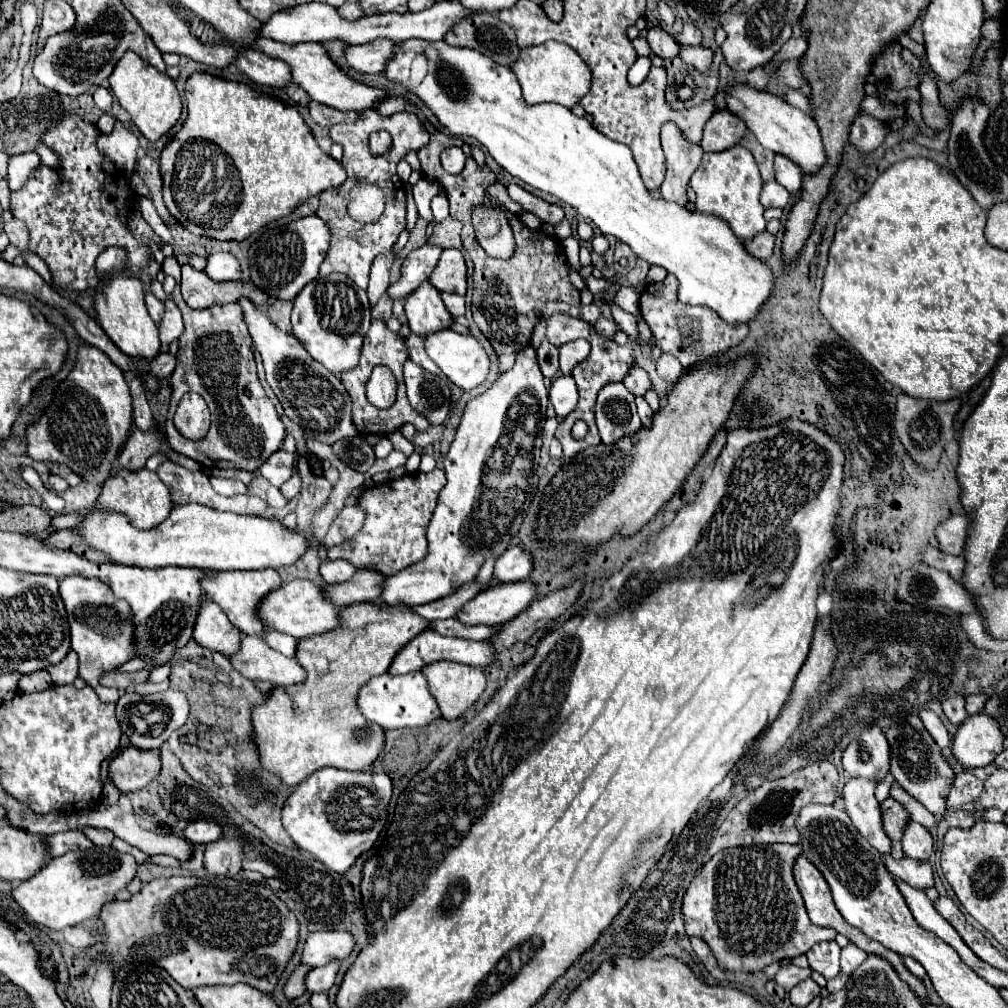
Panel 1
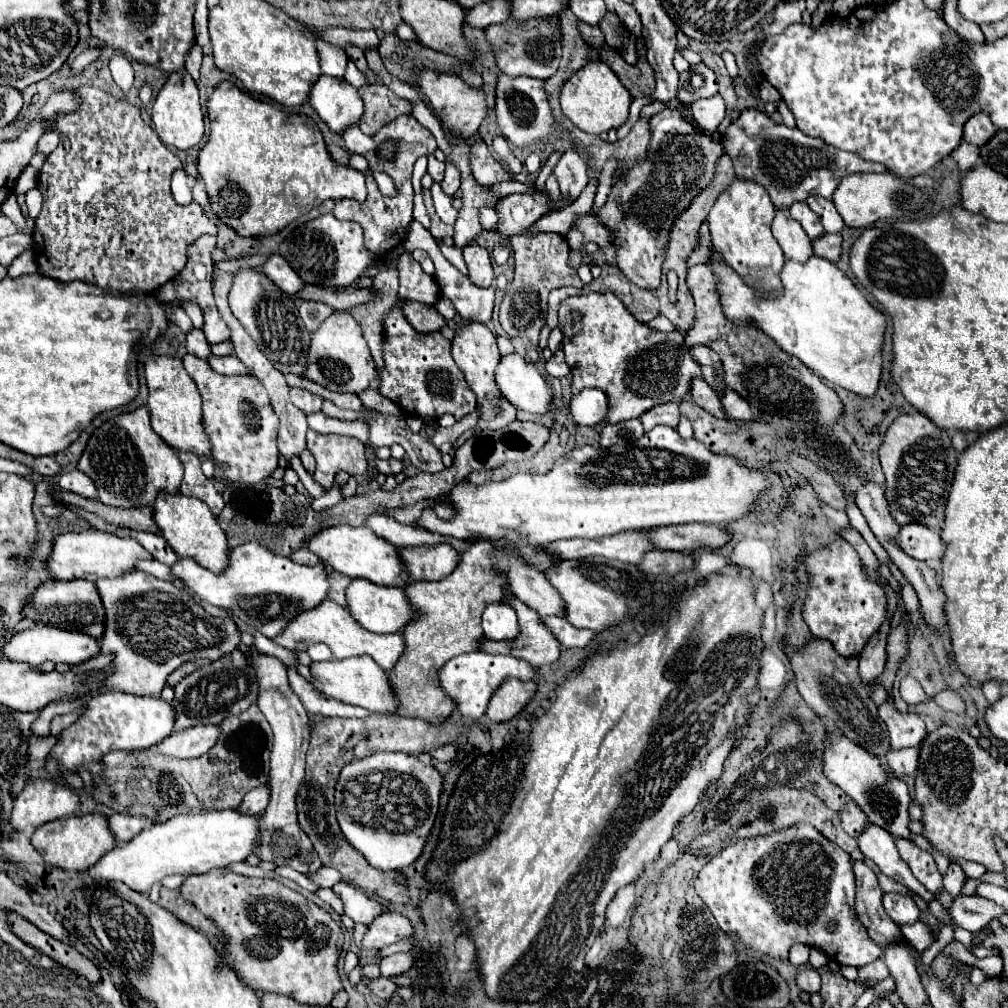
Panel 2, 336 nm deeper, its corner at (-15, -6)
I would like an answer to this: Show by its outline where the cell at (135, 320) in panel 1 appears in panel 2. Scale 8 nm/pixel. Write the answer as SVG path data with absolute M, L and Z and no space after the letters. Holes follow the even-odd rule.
M150 354L144 362L144 376L148 386L148 412L152 416L152 428L158 436L176 450L194 452L196 456L210 456L210 444L202 428L200 392L184 370L182 360L176 356Z

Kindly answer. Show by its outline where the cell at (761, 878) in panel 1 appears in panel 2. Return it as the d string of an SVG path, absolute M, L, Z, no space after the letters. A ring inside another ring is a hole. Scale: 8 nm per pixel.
M798 824L796 828L774 832L772 836L748 838L726 846L700 870L696 892L726 934L736 934L744 946L778 960L788 960L788 952L794 944L816 946L830 960L856 968L866 966L868 958L880 958L884 954L884 950L868 938L864 926L856 918L850 854L826 840L810 824ZM828 924L834 924L834 930L830 930Z

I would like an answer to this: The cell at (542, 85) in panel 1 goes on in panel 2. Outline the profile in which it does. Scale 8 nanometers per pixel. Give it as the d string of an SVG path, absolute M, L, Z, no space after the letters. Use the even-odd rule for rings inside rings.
M588 62L584 68L576 70L560 88L560 108L564 116L582 132L596 136L612 128L620 128L628 118L630 102L632 98L628 90L604 62Z

